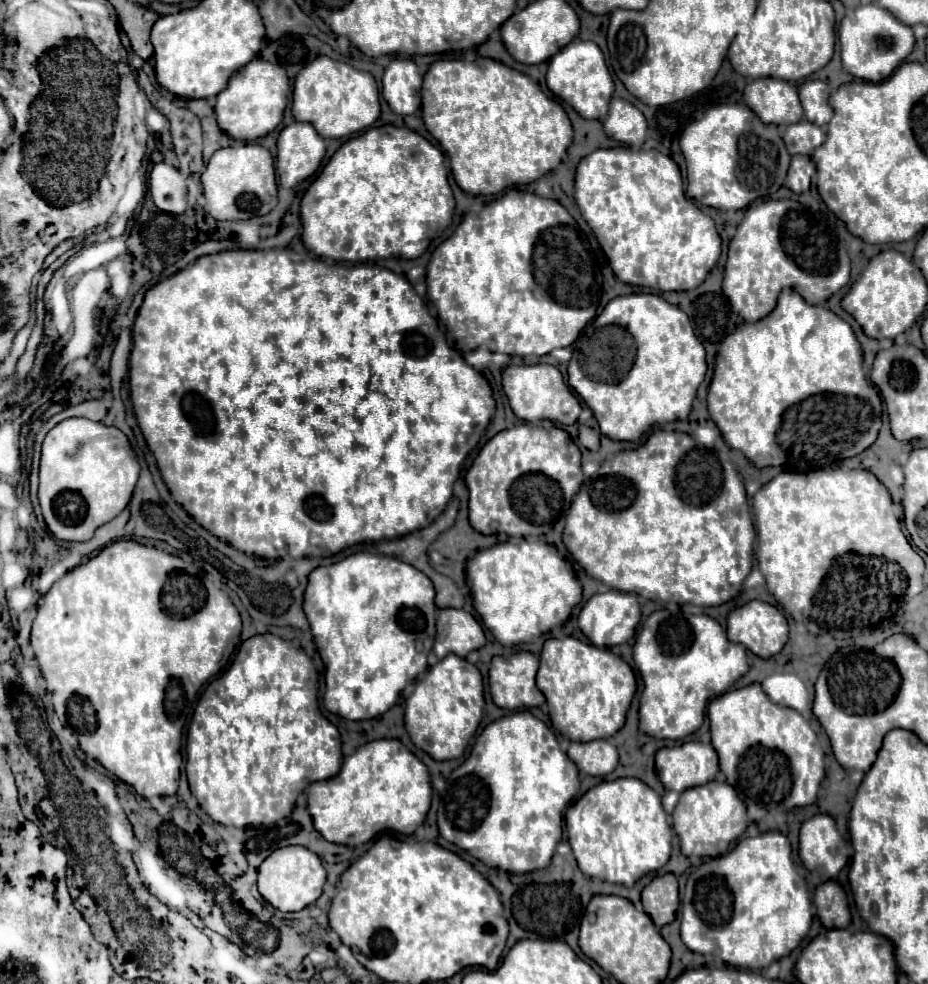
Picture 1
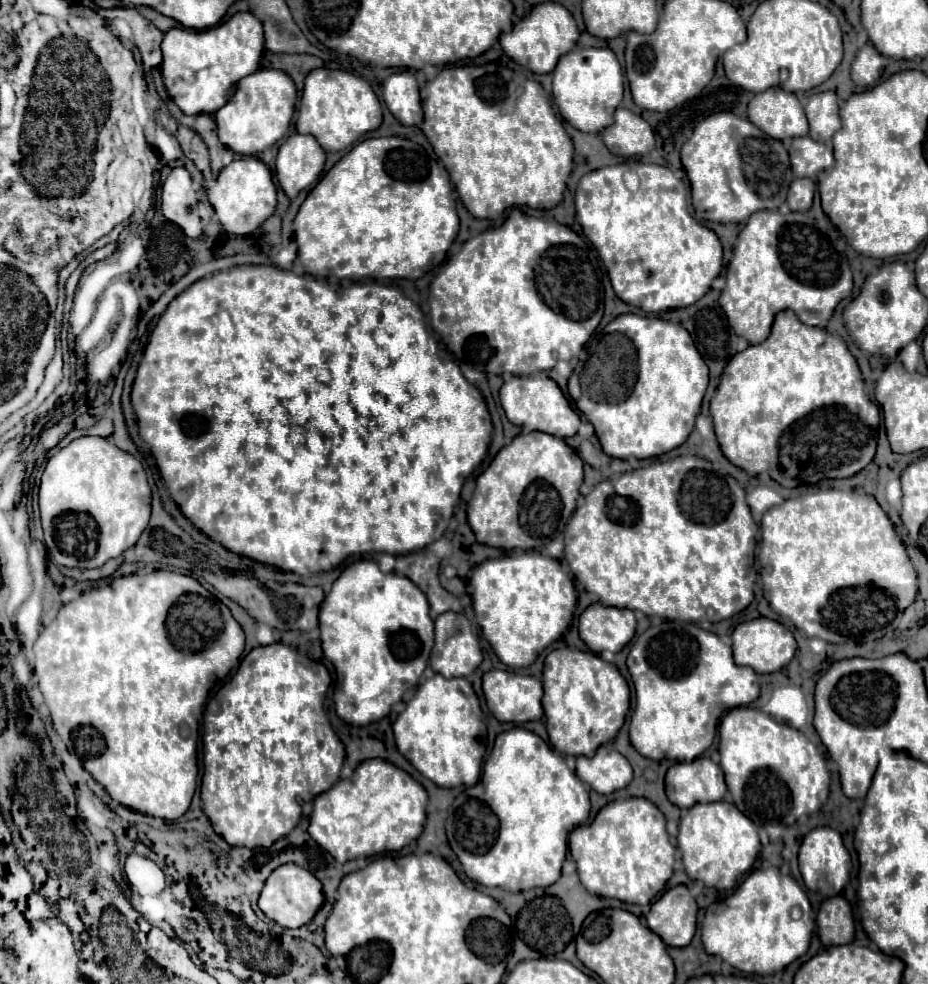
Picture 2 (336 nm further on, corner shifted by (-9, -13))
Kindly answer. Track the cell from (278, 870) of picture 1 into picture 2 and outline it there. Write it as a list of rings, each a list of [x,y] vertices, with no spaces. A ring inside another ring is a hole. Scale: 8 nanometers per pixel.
[[[285,863],[285,865],[277,867],[265,881],[265,887],[259,897],[259,909],[275,923],[289,927],[289,929],[297,929],[297,927],[309,923],[321,905],[323,905],[321,881],[313,873],[309,873],[307,869],[303,869],[295,863]]]

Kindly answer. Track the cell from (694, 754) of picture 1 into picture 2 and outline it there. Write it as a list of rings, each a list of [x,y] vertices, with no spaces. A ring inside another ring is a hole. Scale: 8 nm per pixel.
[[[697,757],[691,763],[675,763],[665,775],[665,791],[673,805],[687,809],[697,803],[721,801],[727,785],[723,771],[709,757]]]

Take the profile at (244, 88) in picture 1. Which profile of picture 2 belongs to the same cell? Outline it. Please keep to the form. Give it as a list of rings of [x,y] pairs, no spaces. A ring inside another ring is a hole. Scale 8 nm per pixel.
[[[259,69],[257,73],[247,75],[237,83],[237,91],[229,103],[215,113],[221,143],[239,155],[255,155],[275,145],[289,131],[295,101],[297,89],[287,73],[277,69]]]

